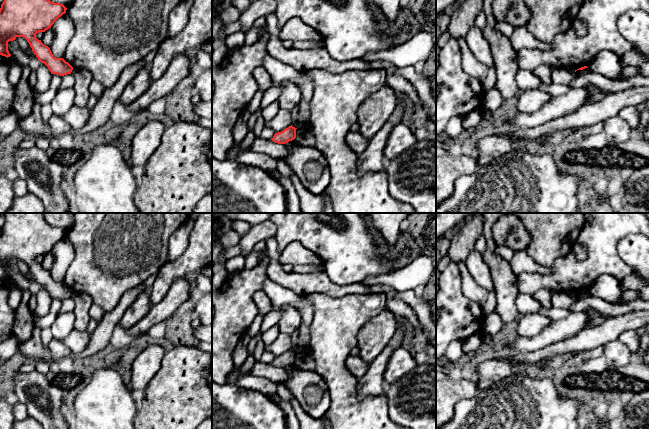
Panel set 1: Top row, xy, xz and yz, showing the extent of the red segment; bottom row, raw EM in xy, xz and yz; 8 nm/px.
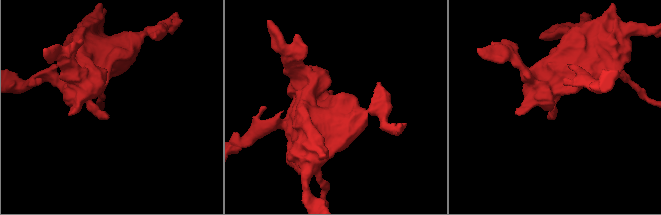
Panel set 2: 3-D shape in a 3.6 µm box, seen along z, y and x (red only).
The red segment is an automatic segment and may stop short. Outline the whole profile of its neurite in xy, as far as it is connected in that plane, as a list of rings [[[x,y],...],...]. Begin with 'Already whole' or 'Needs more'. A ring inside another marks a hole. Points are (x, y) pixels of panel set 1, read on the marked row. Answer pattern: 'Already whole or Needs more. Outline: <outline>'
Already whole. Outline: [[[4,0],[0,8],[0,55],[10,57],[8,42],[23,37],[51,74],[71,74],[73,67],[63,58],[56,58],[50,48],[36,38],[37,33],[51,28],[66,10],[63,4],[50,0]]]

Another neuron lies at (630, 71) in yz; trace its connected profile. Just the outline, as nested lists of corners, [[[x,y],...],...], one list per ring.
[[[629,66],[624,68],[621,77],[622,78],[630,78],[632,76],[636,76],[639,74],[639,66]]]

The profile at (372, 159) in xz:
[[[398,103],[386,124],[369,140],[365,151],[358,155],[360,174],[379,172],[385,169],[384,148],[392,129],[401,123],[405,114],[407,114],[407,108],[403,103]]]

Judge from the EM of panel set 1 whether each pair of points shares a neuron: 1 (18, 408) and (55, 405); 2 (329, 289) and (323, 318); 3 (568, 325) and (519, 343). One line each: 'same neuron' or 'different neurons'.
1: different neurons
2: different neurons
3: same neuron

